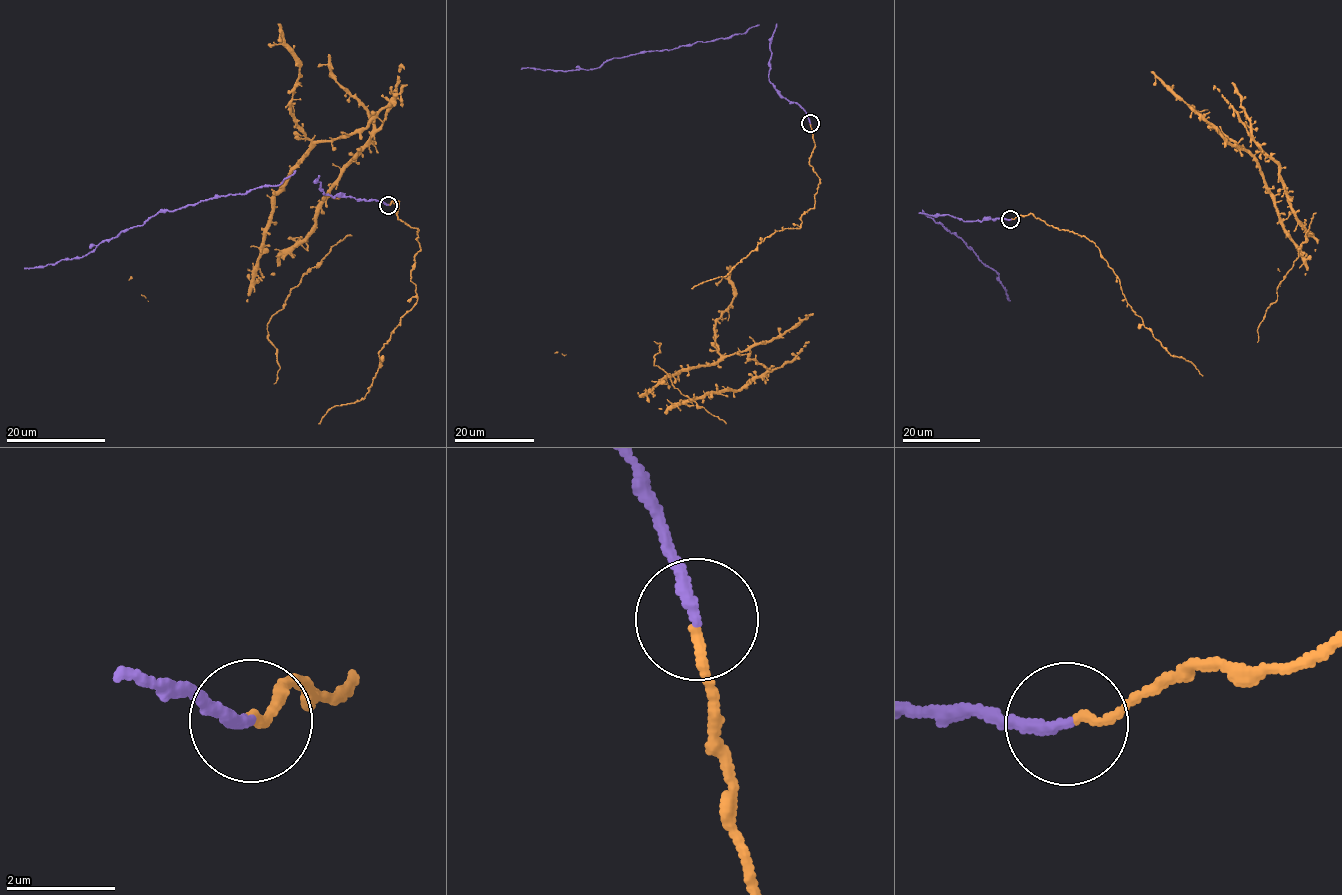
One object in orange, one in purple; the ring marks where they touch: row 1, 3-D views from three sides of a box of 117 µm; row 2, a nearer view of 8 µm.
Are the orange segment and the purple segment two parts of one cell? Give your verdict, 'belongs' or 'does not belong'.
belongs

